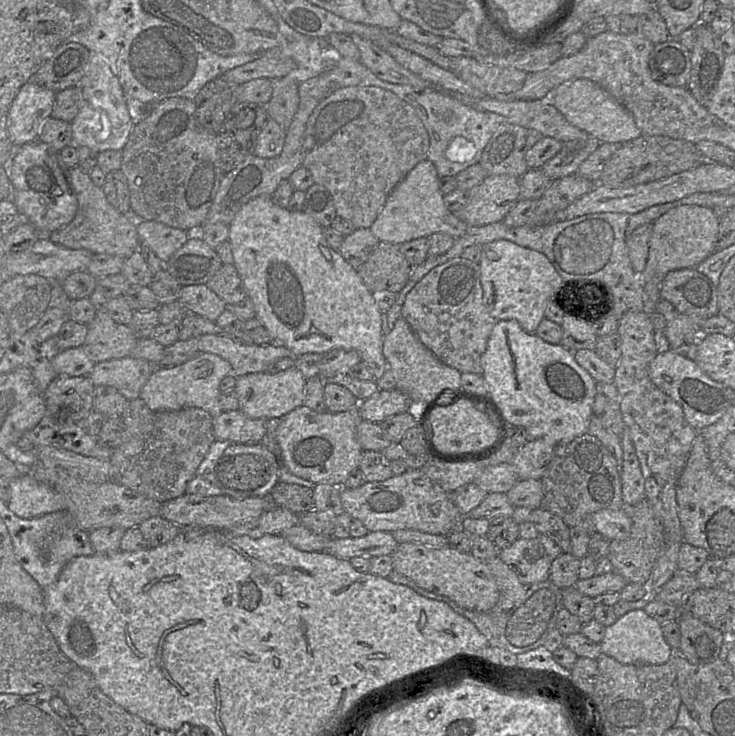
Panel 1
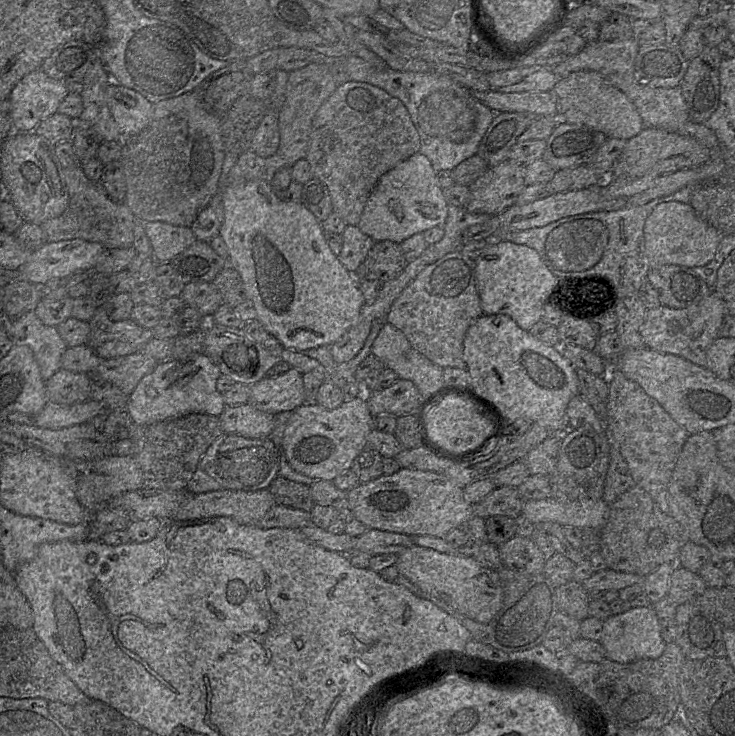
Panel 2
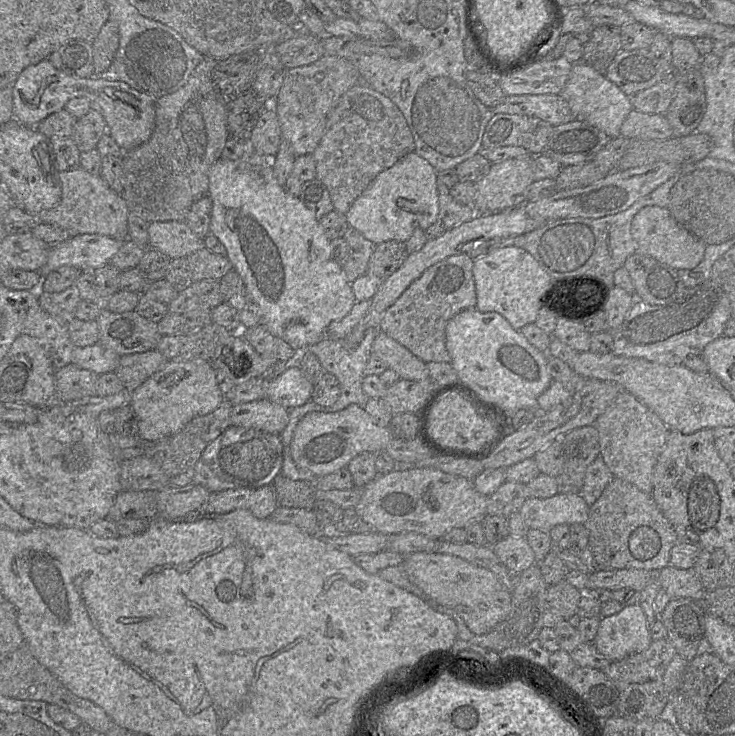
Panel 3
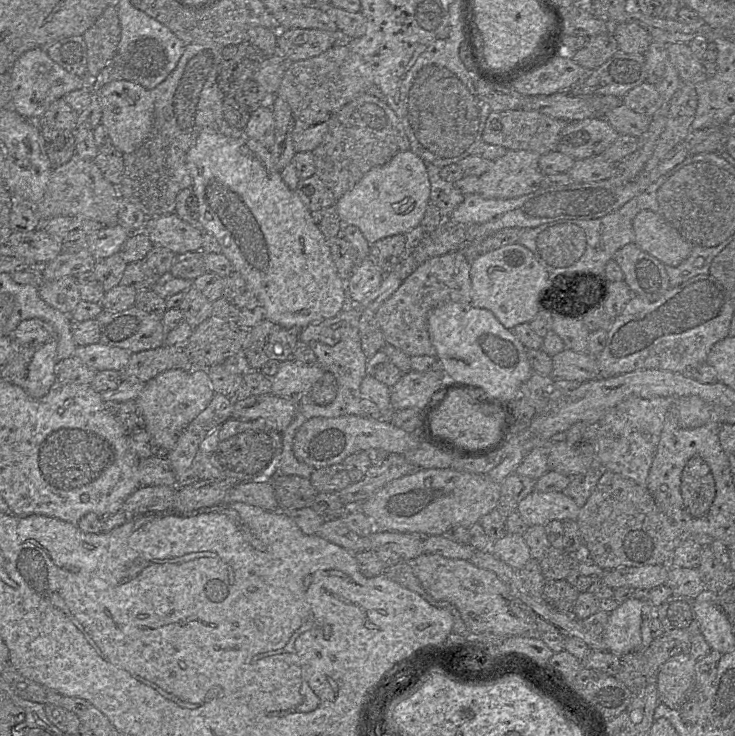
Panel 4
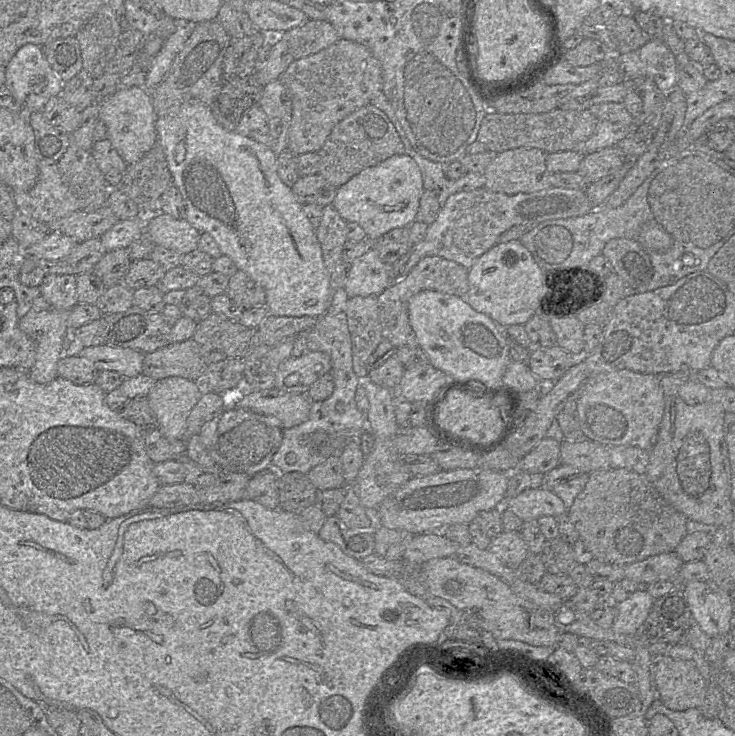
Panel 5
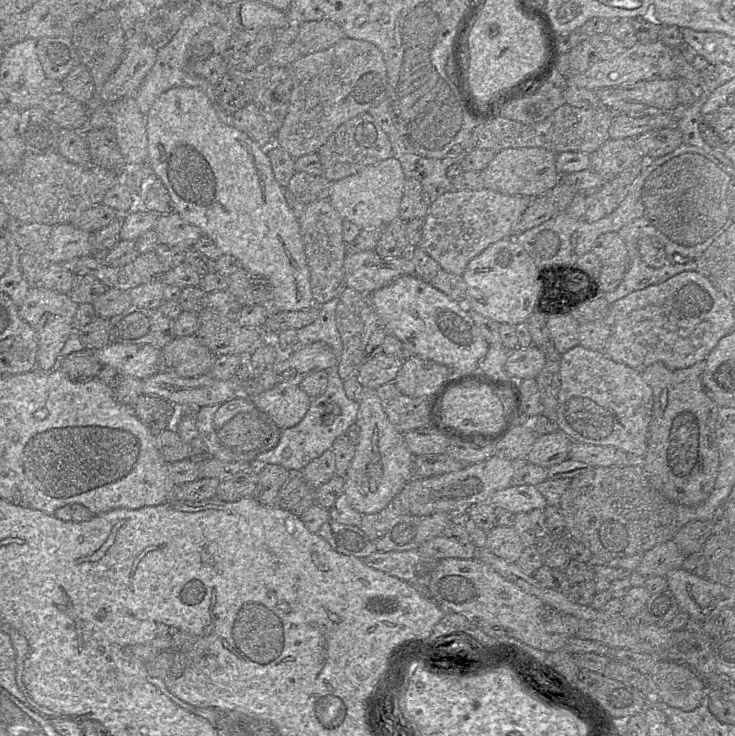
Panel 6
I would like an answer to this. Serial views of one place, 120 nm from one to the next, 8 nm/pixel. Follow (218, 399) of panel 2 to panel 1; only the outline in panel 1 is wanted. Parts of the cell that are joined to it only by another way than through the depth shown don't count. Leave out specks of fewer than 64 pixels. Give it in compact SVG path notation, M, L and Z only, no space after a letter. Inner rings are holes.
M202 352L191 360L175 367L156 366L142 388L140 398L153 411L201 408L215 418L223 412L220 405L220 383L231 374L233 374L232 366L228 361L218 355Z

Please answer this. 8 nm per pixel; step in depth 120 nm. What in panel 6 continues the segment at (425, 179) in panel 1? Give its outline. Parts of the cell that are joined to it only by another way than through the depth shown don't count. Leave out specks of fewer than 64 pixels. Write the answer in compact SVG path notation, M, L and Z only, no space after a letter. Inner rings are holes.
M391 157L367 166L354 175L331 182L329 201L343 220L354 223L360 230L383 229L399 217L405 180L400 162Z

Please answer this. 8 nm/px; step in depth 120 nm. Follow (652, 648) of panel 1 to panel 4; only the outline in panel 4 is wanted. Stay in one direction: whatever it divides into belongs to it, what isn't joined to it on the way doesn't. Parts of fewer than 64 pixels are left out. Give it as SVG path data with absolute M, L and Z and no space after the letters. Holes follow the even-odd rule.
M630 598L609 613L602 634L605 649L618 657L642 648L644 600Z

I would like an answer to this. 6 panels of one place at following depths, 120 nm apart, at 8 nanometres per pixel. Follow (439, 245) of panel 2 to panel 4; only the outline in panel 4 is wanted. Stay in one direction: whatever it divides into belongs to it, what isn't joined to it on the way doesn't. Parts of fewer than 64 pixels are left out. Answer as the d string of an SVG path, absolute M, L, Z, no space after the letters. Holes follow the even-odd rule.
M424 161L430 181L430 201L439 209L443 218L448 218L455 208L462 203L462 195L453 183L441 177L441 168Z

